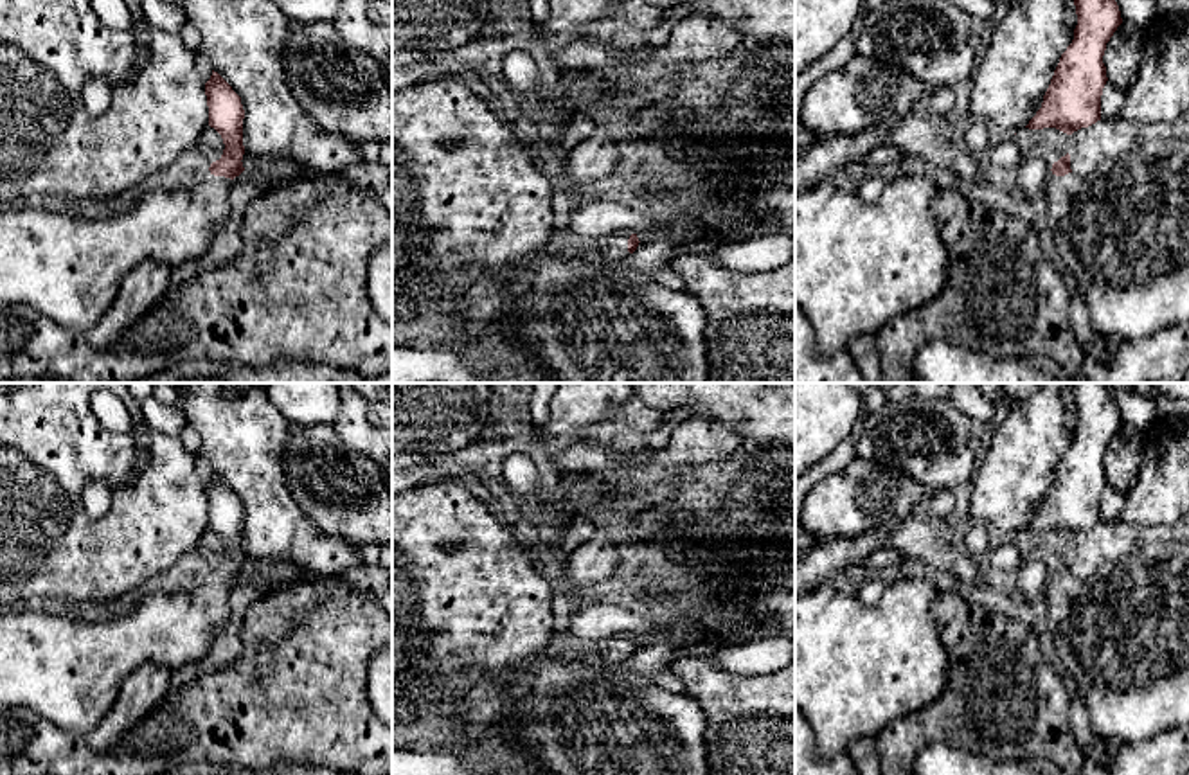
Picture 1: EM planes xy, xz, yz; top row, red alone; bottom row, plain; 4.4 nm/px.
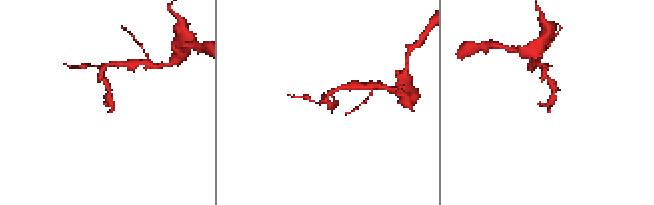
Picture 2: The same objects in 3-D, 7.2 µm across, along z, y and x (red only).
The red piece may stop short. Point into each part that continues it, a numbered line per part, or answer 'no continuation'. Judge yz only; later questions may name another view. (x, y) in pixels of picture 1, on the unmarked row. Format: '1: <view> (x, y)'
1: yz (1123, 633)

